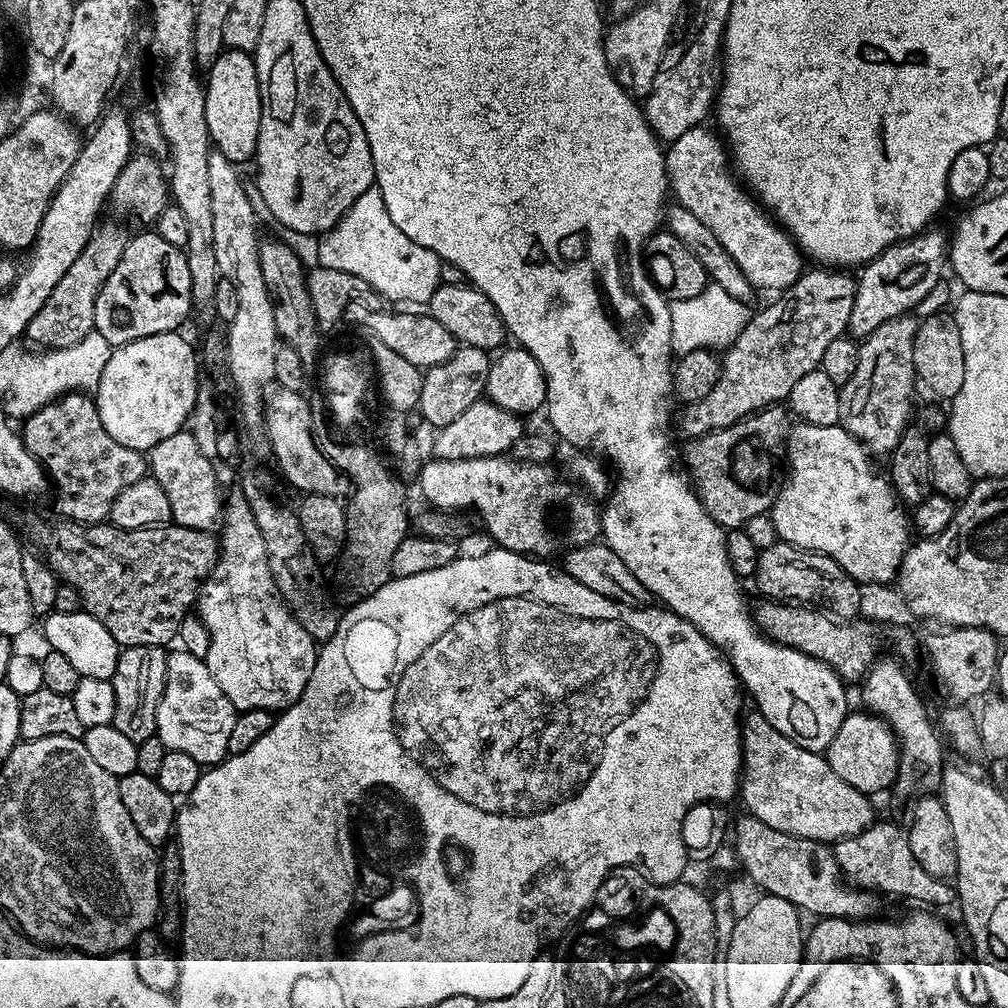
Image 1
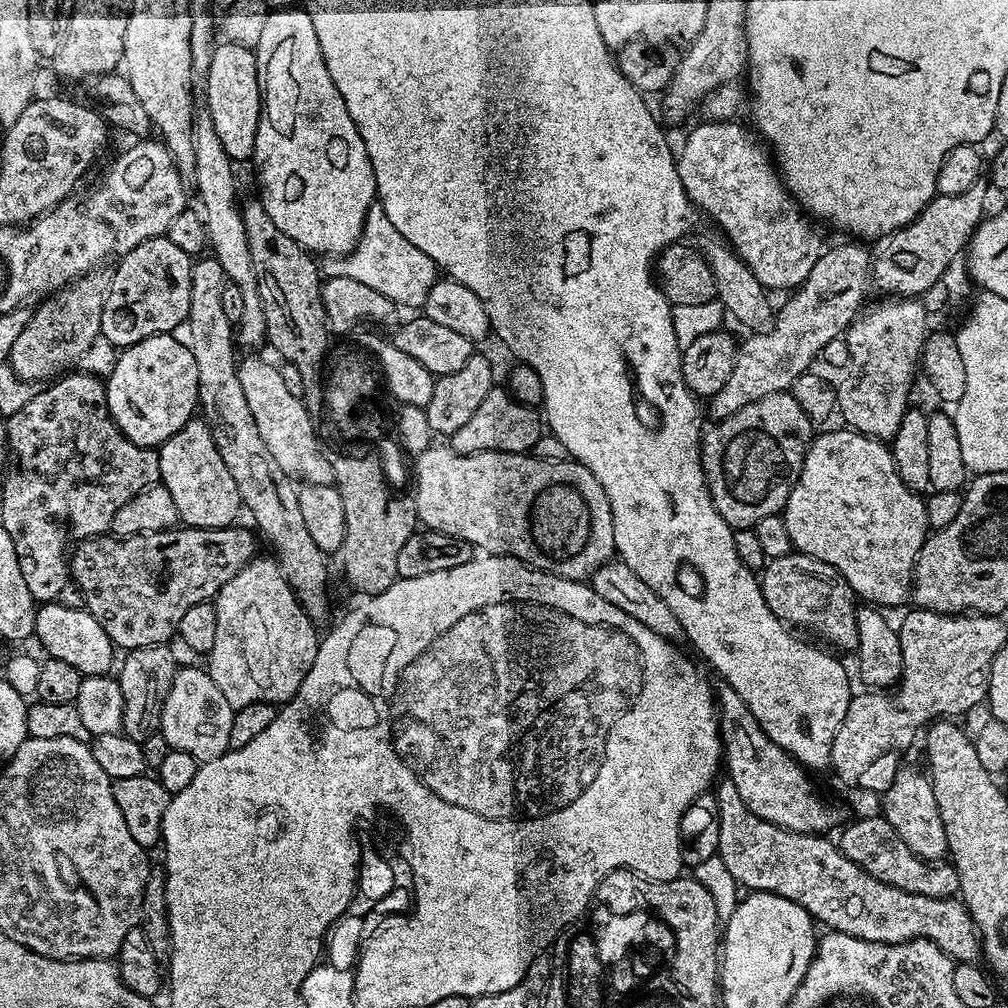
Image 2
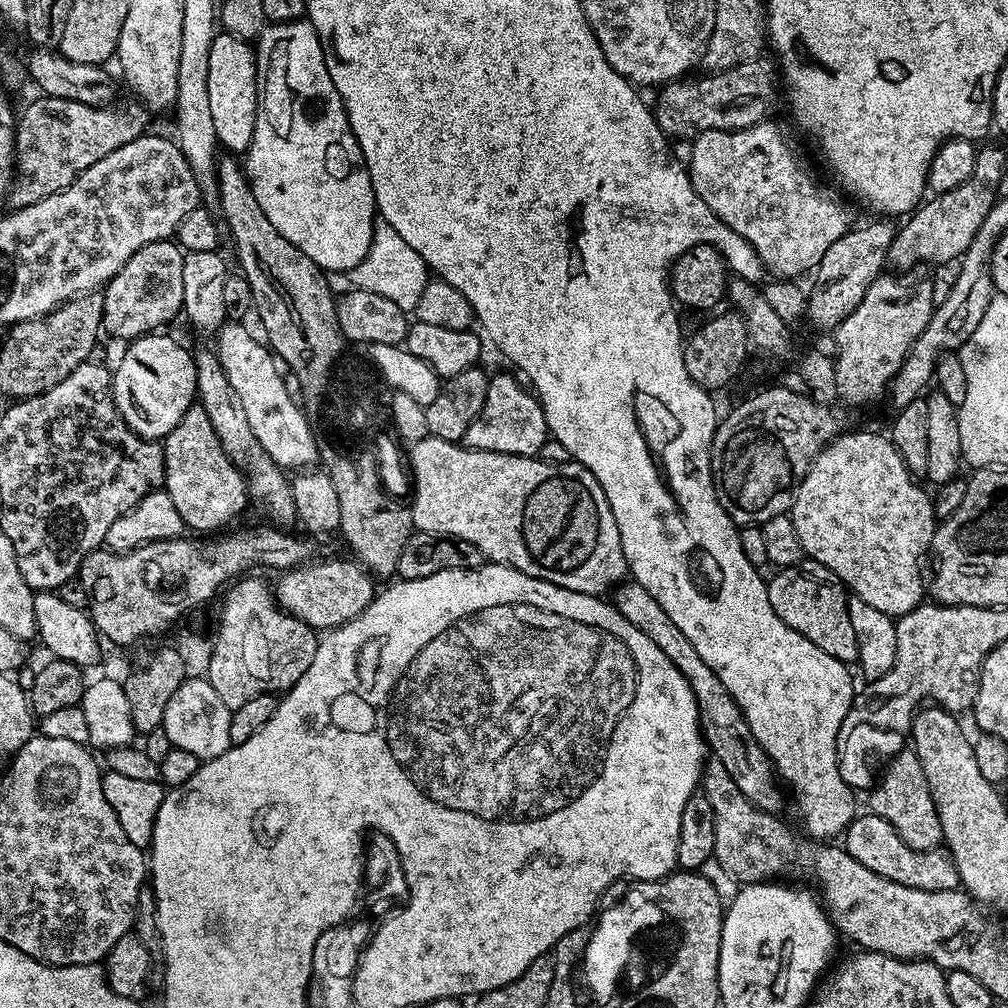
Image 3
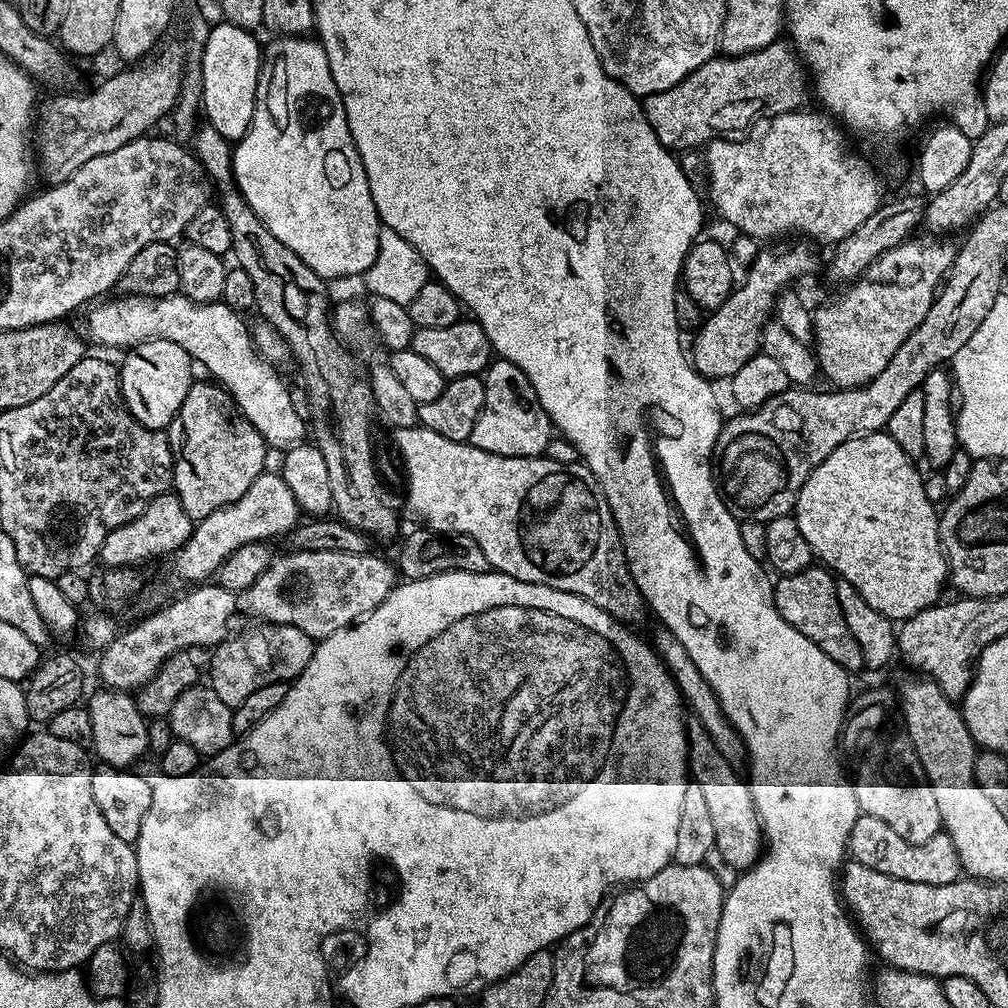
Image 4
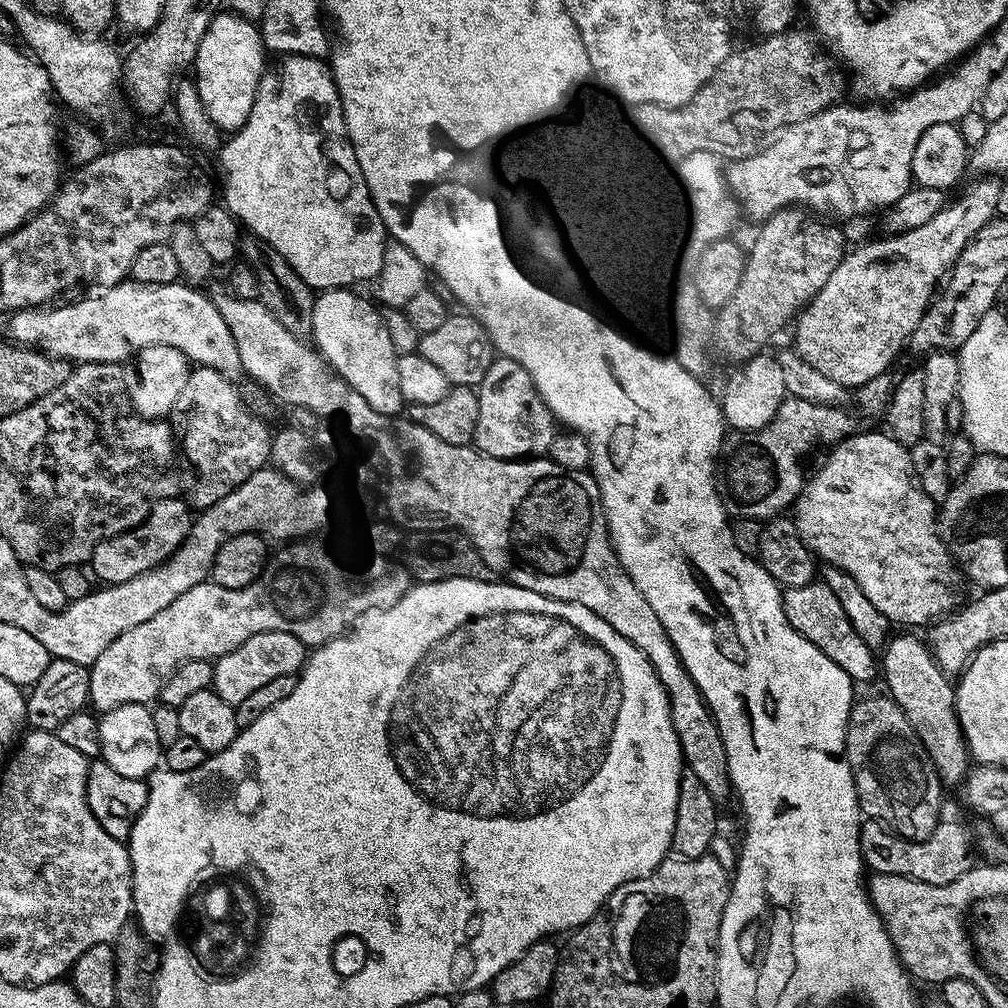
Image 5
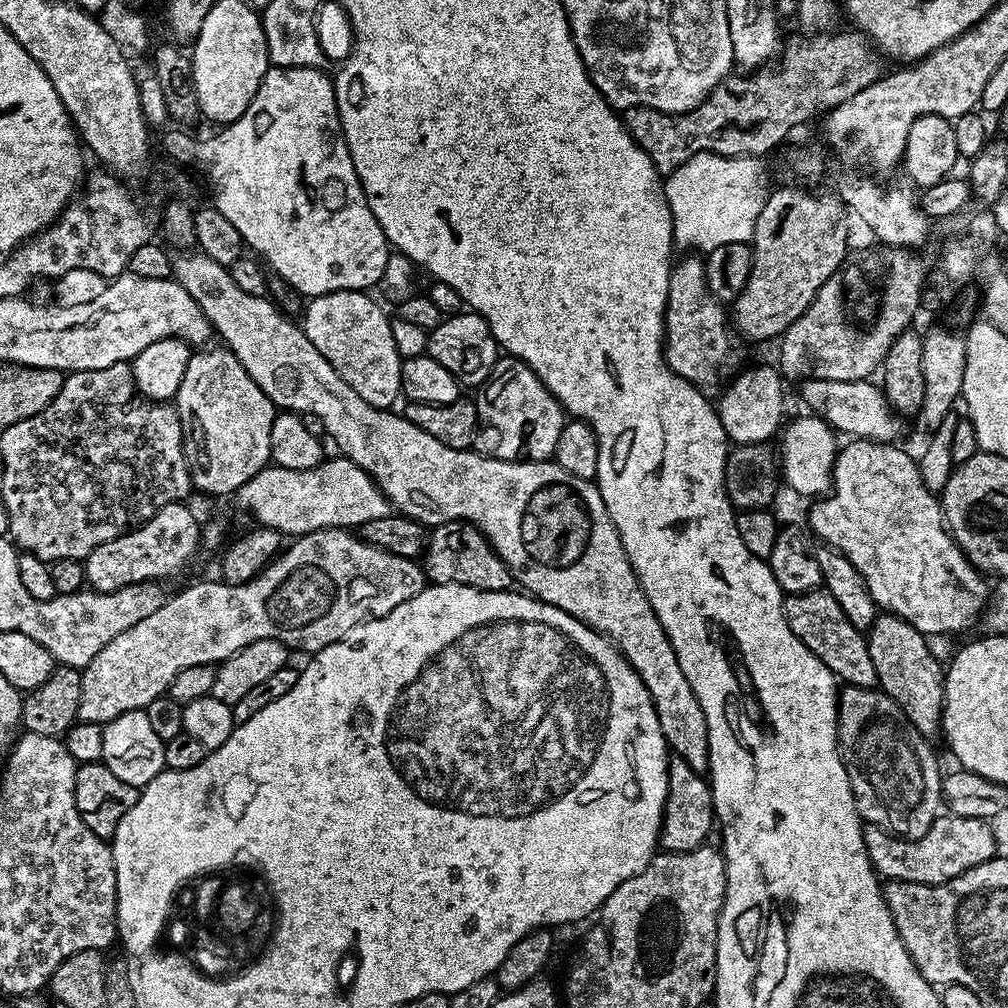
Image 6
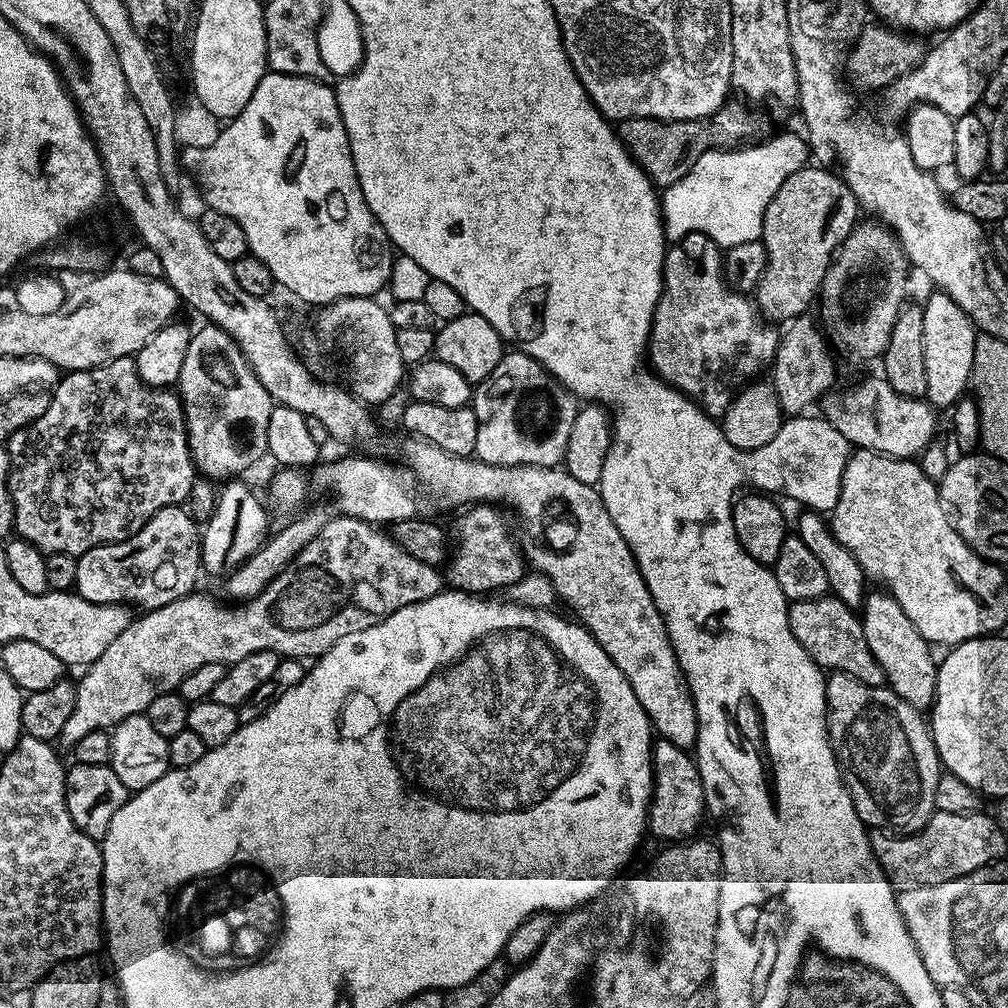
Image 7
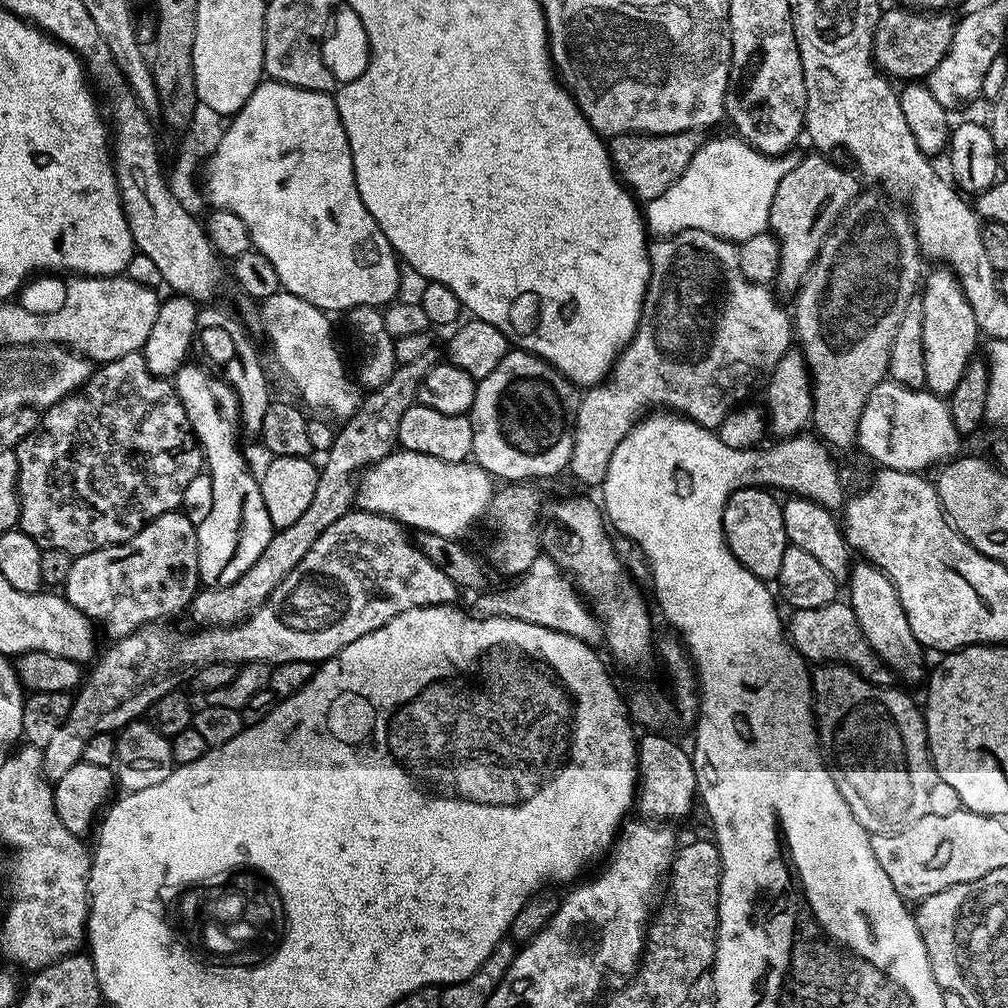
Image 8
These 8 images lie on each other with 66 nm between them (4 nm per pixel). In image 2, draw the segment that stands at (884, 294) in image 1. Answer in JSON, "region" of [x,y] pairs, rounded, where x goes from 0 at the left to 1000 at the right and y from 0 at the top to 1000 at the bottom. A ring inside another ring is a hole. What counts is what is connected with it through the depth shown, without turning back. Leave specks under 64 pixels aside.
{"region":[[[969,185],[958,192],[928,193],[908,218],[892,226],[876,239],[877,247],[868,251],[863,271],[864,281],[873,292],[885,296],[913,296],[932,278],[938,277],[940,265],[964,241],[964,233],[978,216],[976,201],[981,188]]]}

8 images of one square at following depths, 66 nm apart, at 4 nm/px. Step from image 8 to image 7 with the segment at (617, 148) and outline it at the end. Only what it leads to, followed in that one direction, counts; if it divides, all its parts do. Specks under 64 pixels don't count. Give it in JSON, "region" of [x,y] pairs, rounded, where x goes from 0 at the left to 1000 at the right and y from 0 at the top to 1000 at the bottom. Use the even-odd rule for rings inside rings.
{"region":[[[720,101],[708,113],[691,119],[617,119],[613,123],[613,134],[638,171],[645,176],[652,188],[658,188],[673,181],[673,177],[677,177],[685,169],[685,165],[688,165],[692,157],[696,157],[696,153],[713,147],[741,145],[757,140],[763,134],[762,119],[754,112],[757,110],[747,109],[738,101],[726,102]]]}

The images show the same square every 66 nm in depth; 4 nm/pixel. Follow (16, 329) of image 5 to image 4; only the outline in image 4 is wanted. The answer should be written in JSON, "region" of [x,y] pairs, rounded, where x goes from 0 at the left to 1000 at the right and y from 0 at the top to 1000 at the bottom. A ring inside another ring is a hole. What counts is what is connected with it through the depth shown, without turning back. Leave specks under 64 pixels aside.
{"region":[[[123,292],[118,296],[120,298],[104,297],[90,307],[92,310],[87,313],[88,338],[91,336],[103,345],[118,347],[133,345],[146,337],[173,339],[181,343],[197,364],[199,361],[211,373],[207,373],[211,378],[220,382],[233,404],[234,401],[238,404],[237,412],[260,431],[267,445],[285,446],[303,436],[304,421],[290,406],[287,382],[282,381],[271,362],[255,351],[247,322],[242,322],[243,314],[239,311],[228,308],[228,304],[220,300],[197,302],[182,292],[154,296]]]}

